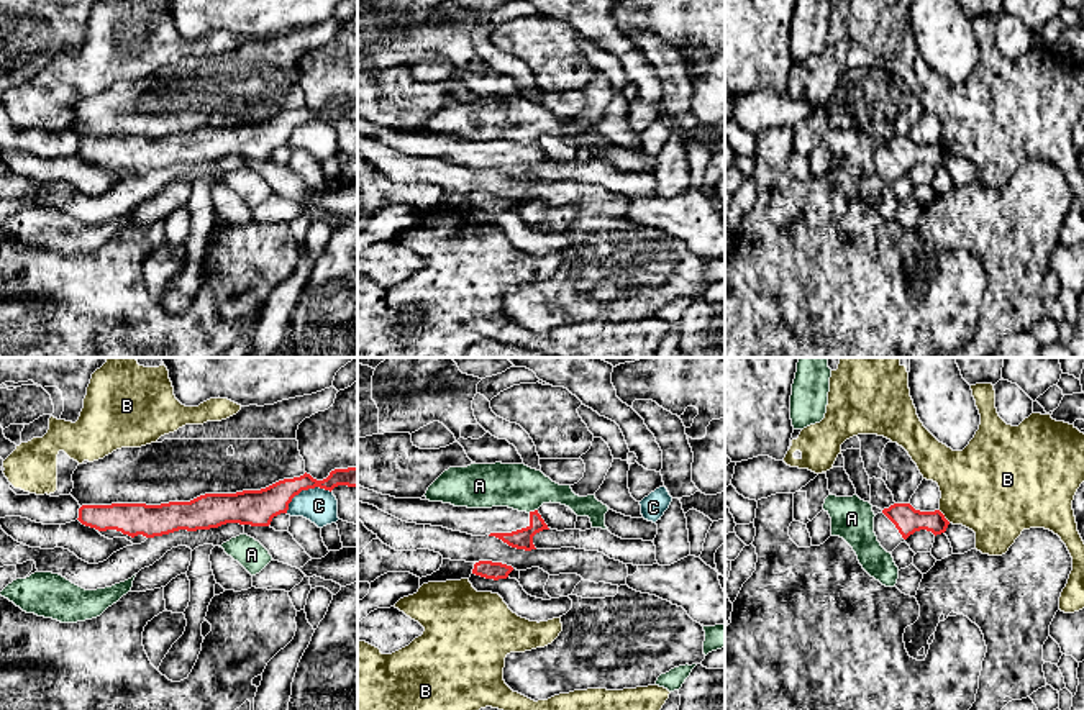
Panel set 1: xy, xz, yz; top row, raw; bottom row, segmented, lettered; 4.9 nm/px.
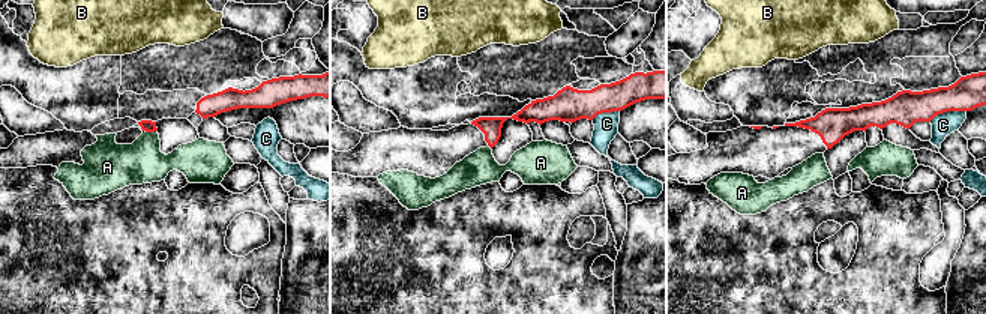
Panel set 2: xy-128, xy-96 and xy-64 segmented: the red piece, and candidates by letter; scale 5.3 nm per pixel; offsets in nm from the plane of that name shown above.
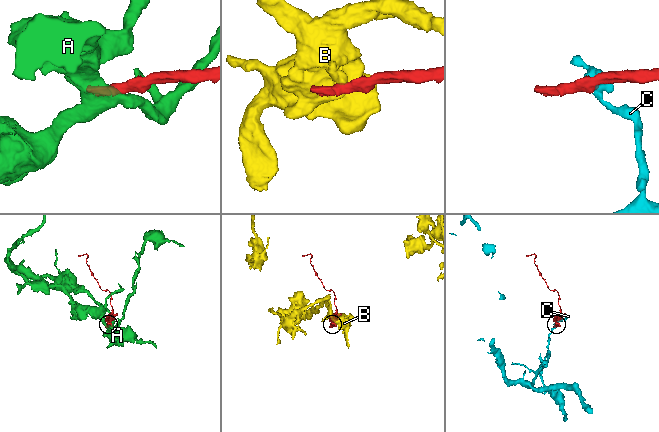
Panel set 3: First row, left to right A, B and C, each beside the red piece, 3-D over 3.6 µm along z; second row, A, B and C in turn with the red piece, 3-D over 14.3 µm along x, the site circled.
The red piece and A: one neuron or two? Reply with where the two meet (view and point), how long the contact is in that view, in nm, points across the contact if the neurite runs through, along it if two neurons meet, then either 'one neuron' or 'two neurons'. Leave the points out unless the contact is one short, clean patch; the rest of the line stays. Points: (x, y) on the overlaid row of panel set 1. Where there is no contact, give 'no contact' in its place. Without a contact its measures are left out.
xz (532, 512) | 50 nm | along xz (537, 509), (528, 512) | two neurons

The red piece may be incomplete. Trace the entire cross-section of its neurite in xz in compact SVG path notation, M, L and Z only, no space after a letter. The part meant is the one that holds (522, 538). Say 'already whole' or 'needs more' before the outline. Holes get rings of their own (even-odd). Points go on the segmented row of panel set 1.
needs more | M358 484L358 500L417 525L443 526L472 536L495 536L512 548L536 549L533 536L549 530L538 510L518 512L508 507L467 508L421 498L395 498Z

